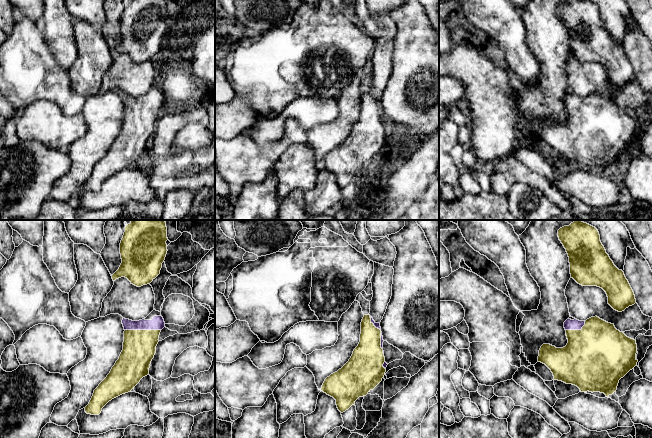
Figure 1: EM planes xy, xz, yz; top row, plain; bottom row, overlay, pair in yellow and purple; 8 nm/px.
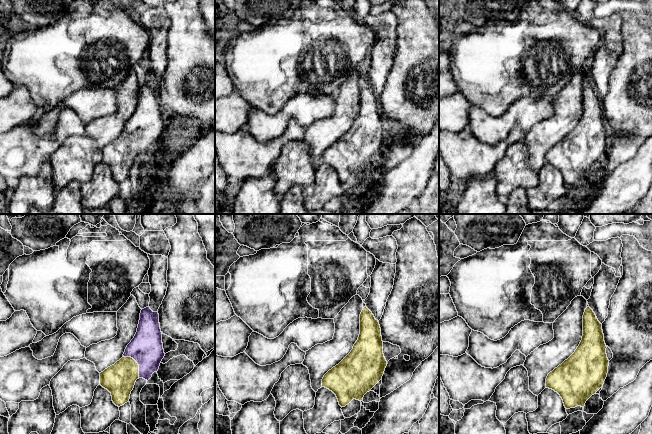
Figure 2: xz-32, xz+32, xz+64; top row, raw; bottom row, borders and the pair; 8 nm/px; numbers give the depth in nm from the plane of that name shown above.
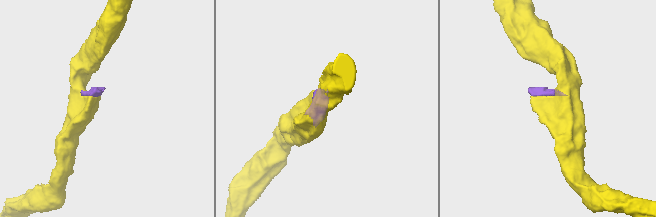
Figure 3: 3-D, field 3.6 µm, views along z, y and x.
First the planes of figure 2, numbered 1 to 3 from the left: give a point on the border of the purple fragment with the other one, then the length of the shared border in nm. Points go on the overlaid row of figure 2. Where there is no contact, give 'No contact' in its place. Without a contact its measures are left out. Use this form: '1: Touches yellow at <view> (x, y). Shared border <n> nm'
1: Touches yellow at xz-32 (137, 363). Shared border 220 nm
2: No contact
3: No contact

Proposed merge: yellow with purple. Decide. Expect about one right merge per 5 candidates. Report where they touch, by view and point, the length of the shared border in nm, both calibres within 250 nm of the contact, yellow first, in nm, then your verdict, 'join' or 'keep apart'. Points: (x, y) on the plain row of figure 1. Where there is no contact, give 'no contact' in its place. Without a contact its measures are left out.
contact xy (143, 106); length 280 nm; calibres 280 and 110 nm; join

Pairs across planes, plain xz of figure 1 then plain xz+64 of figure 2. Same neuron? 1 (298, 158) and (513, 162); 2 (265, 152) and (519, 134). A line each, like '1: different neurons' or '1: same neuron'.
1: same neuron
2: same neuron

